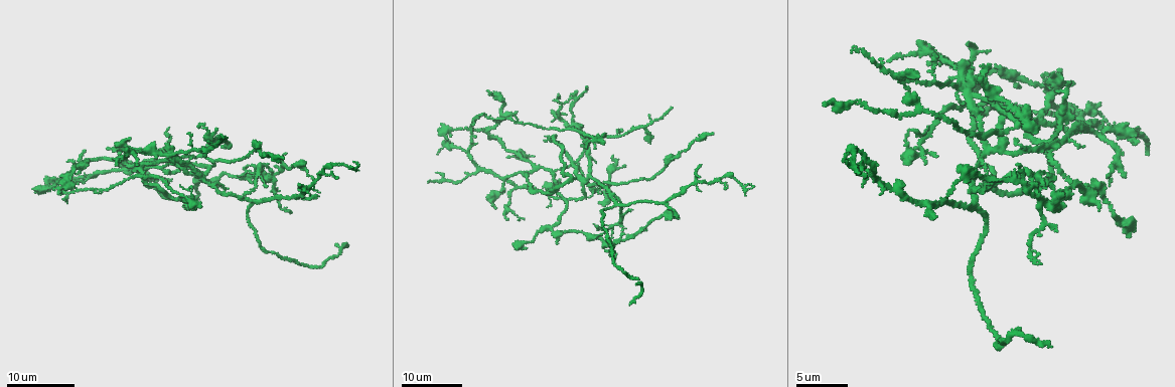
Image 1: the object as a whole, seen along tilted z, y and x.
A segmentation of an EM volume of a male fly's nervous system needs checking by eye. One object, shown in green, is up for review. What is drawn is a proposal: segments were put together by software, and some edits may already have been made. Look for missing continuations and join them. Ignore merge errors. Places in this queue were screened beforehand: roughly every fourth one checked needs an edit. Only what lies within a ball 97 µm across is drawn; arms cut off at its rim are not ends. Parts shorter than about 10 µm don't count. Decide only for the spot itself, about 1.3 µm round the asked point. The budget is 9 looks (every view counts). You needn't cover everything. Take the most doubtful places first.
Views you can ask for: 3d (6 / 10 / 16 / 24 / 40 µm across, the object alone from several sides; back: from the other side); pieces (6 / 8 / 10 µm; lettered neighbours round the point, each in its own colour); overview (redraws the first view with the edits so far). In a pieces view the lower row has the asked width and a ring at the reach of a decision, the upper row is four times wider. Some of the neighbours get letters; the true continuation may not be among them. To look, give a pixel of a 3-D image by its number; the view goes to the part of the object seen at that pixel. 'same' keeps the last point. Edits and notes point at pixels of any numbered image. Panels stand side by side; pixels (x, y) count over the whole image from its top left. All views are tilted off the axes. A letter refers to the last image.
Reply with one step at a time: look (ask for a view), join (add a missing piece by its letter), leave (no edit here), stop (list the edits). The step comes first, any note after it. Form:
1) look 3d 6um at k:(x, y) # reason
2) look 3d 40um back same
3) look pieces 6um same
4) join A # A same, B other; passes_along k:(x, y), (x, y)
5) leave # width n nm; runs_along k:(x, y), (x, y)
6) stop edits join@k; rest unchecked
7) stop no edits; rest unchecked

look 3d 16um at 1:(628, 302)

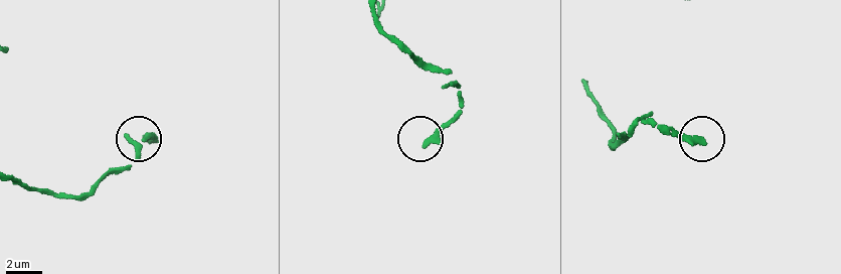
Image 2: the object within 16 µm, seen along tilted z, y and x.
look pieces 8um at 2:(705, 143)

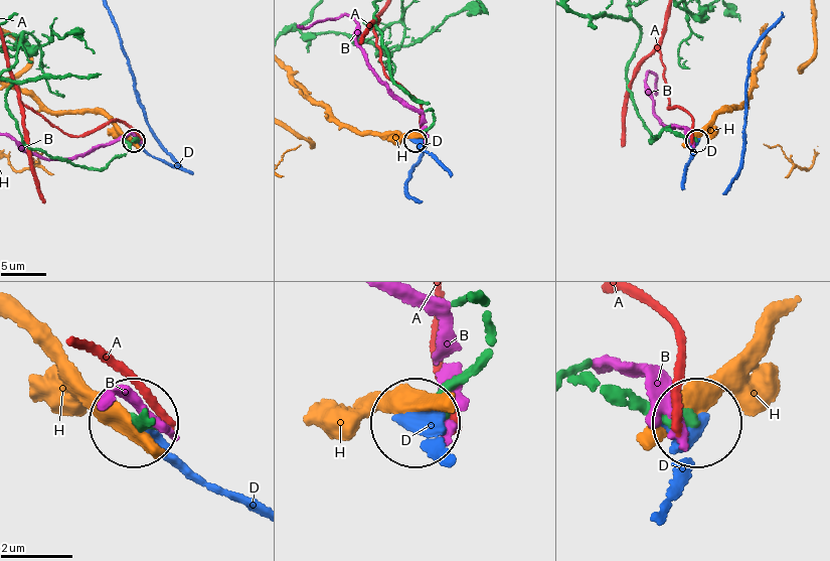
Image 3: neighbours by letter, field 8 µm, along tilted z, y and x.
leave # A other, B other, D other, H other; runs_along 3:(572, 384), (612, 388), (689, 423); no lettered piece goes on from it

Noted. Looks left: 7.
look 3d 24um at 1:(679, 219) # free end

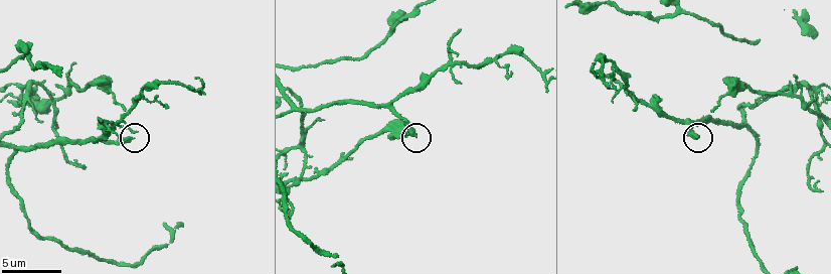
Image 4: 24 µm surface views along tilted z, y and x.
look pieces 6um at 4:(416, 133) # what lies round it

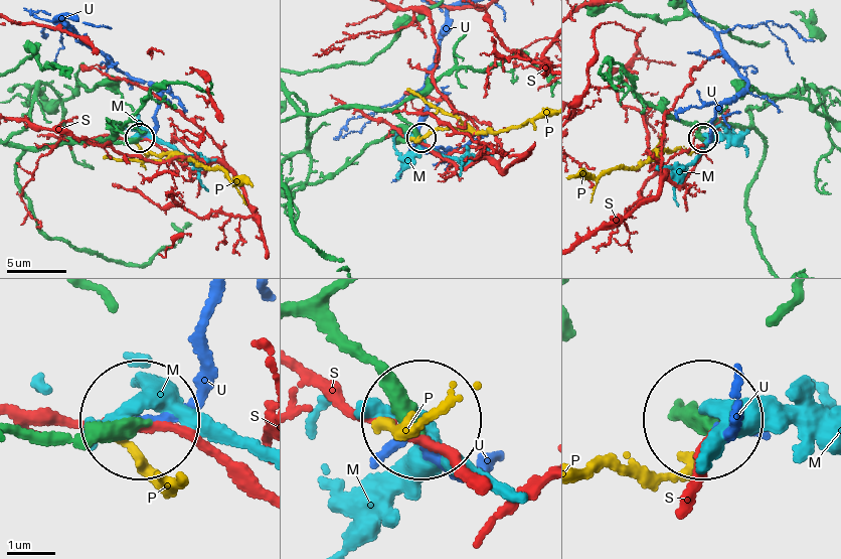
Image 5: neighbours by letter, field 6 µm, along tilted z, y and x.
join U # M other, P other, S other, U same; the neuron continues

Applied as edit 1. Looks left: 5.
look 3d 16um at 1:(1148, 151) # tapers out

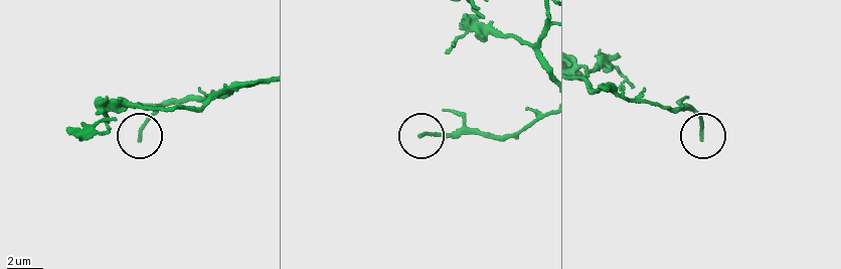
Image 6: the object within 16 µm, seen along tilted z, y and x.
look pieces 8um at 6:(421, 134)

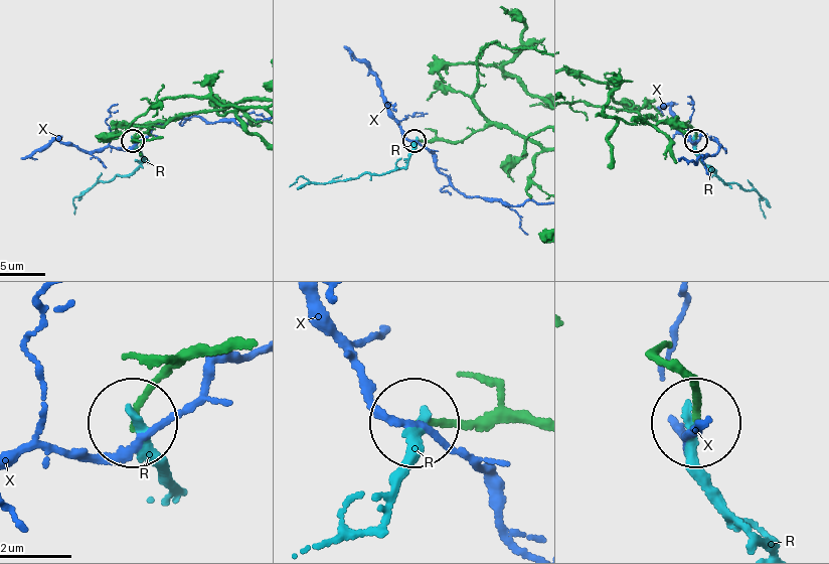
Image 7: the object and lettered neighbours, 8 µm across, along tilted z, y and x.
leave # width 160 nm; R other, X other; runs_along 7:(536, 132), (523, 135), (488, 125), (452, 142), (415, 140); none of them fits

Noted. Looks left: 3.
look pieces 6um at 4:(458, 30) # thin end

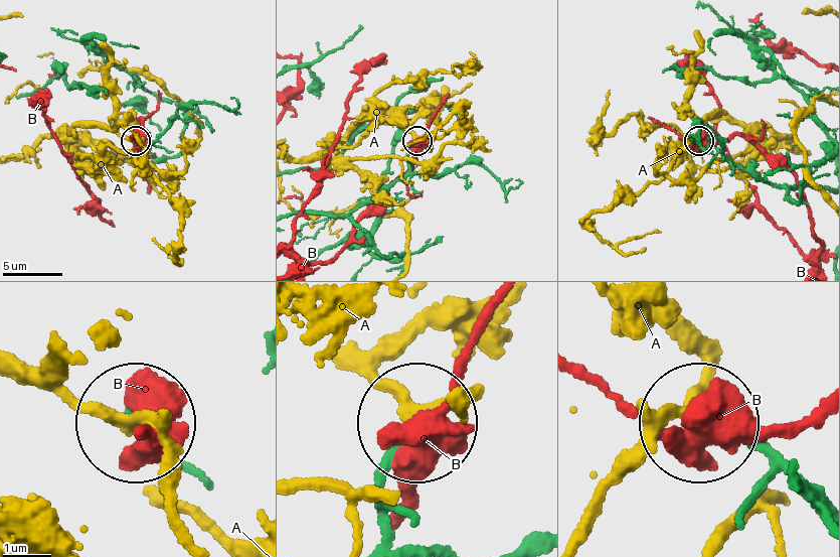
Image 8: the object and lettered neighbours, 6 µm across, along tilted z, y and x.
leave # A other, B other; no lettered piece goes on from it

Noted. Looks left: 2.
stop edits join@5; rest unchecked

